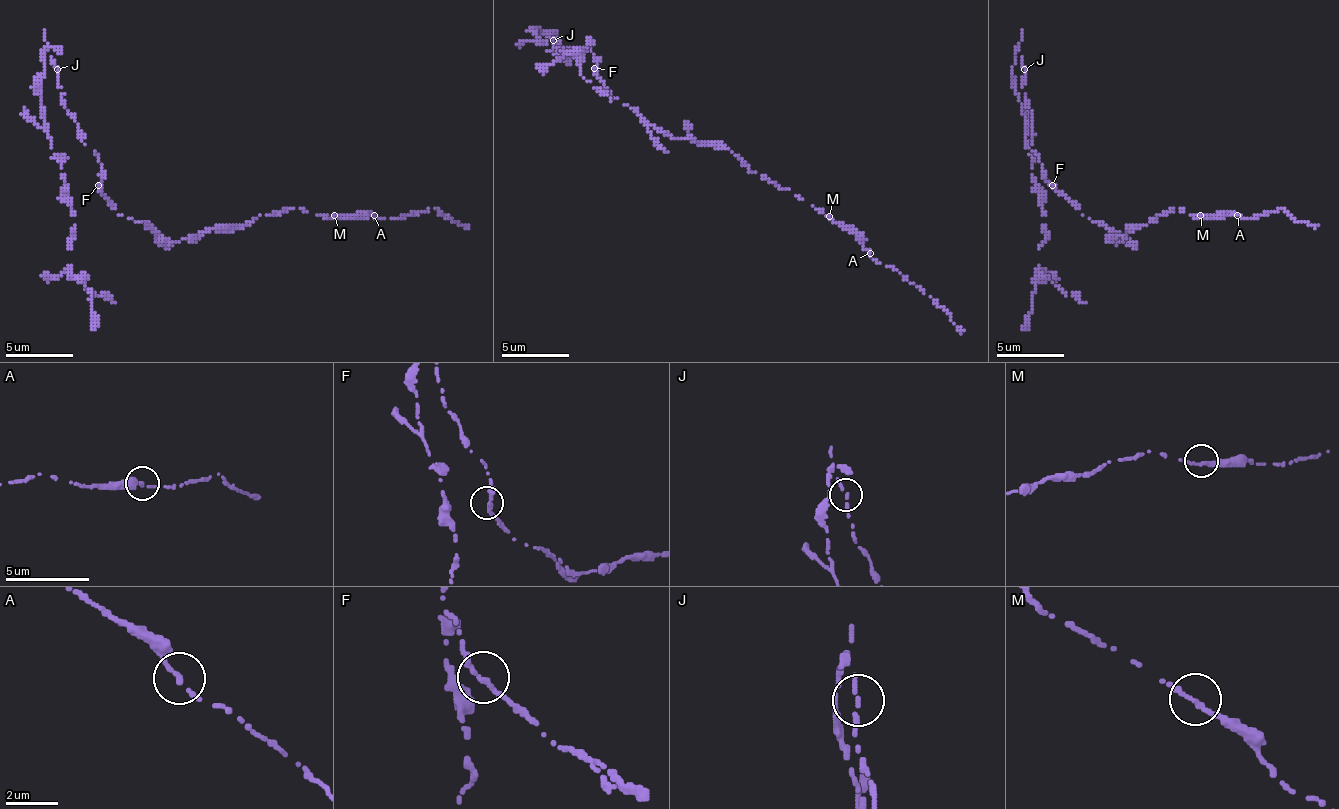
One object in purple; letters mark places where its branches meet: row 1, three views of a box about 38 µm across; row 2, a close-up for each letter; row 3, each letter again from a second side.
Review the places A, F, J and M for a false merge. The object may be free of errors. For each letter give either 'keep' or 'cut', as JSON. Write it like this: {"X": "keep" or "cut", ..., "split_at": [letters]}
{"A": "keep", "F": "keep", "J": "cut", "M": "keep", "split_at": ["J"]}

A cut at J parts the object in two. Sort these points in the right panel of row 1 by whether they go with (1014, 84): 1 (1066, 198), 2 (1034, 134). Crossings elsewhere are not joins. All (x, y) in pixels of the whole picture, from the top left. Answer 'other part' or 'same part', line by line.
1: other part
2: other part

